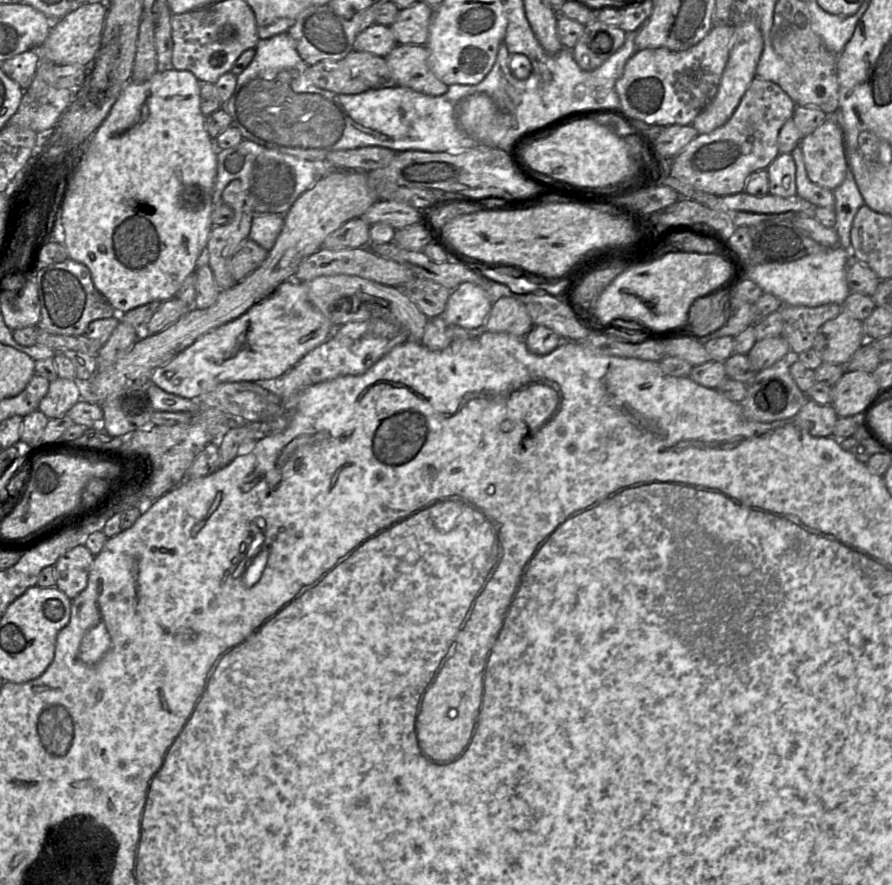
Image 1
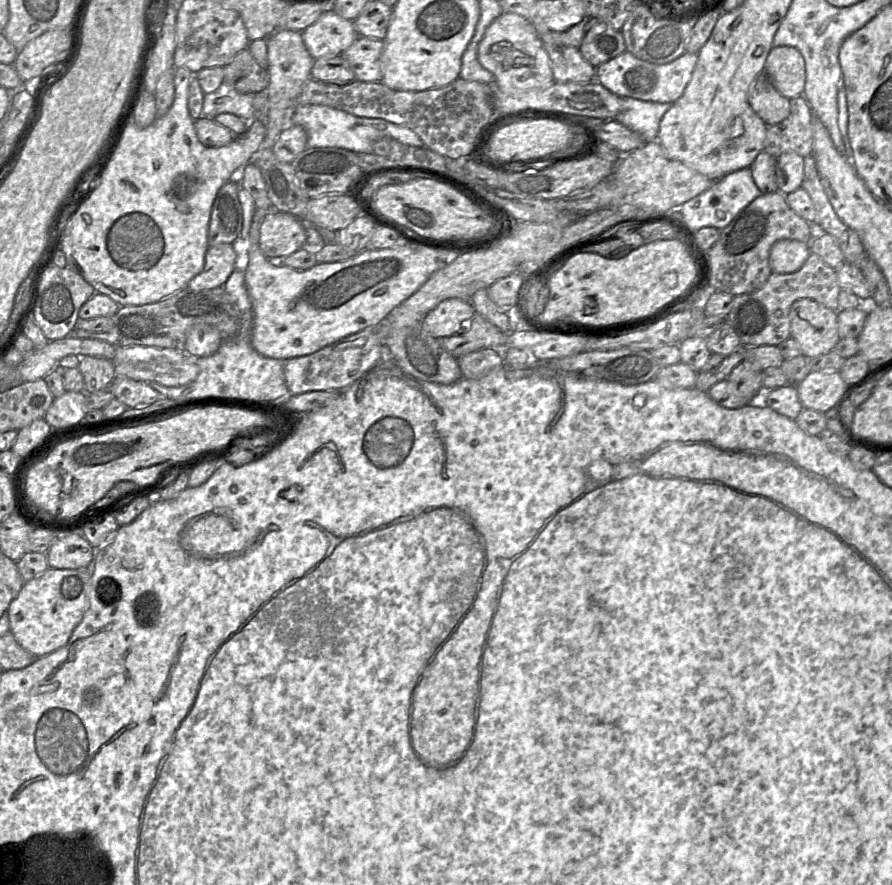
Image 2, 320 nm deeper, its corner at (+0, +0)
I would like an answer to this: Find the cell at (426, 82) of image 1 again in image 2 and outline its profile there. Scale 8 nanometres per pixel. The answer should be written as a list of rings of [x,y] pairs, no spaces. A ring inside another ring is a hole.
[[[359,36],[341,55],[351,67],[355,80],[381,82],[380,57],[384,48],[383,40]]]

